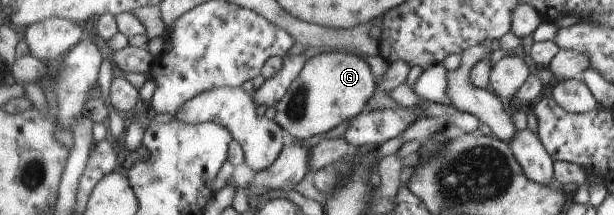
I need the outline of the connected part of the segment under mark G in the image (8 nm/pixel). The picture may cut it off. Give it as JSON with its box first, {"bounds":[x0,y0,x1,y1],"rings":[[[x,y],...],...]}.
{"bounds":[274,50,378,139],"rings":[[[342,50],[322,52],[307,59],[302,71],[278,102],[274,119],[294,139],[324,135],[366,110],[378,86],[371,65],[362,55]]]}

